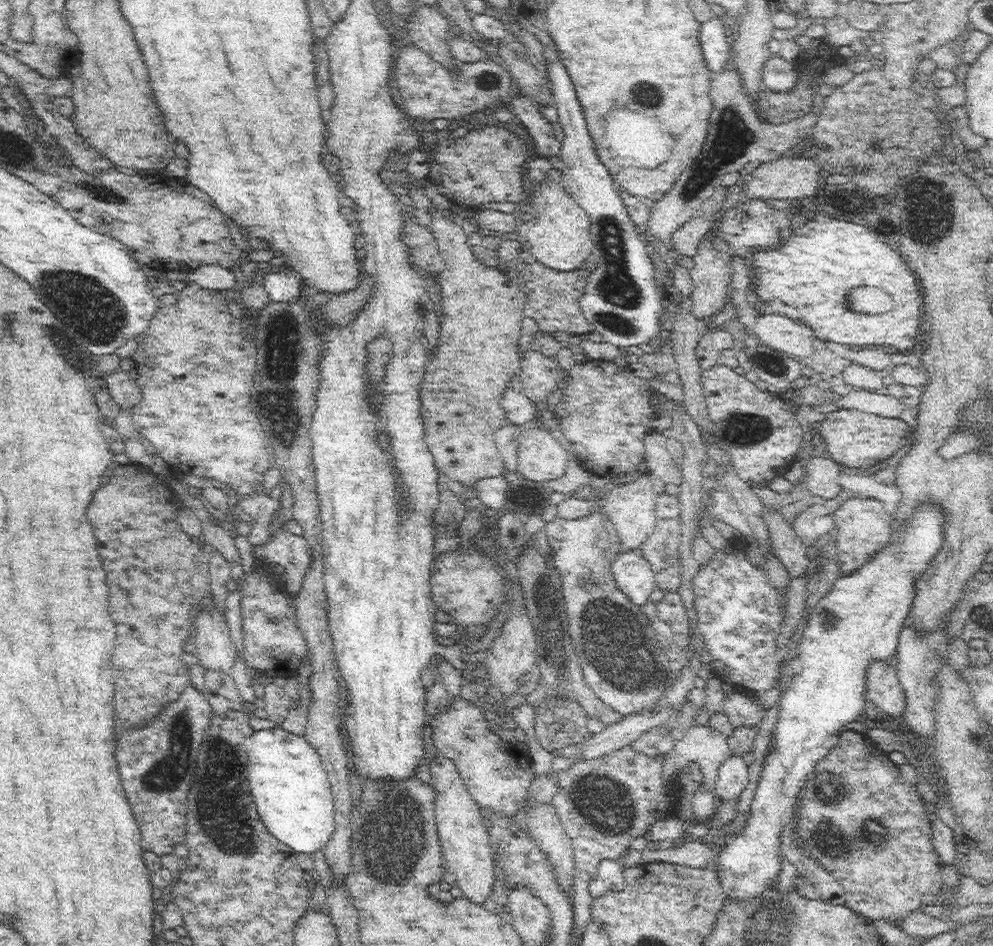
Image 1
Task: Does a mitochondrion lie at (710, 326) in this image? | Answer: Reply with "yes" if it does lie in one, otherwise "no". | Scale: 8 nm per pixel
no

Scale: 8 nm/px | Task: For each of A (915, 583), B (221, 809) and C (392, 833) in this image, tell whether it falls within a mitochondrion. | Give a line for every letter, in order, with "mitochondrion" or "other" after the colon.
A: other
B: mitochondrion
C: mitochondrion

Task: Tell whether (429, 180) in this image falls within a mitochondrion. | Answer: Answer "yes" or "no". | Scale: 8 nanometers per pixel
no

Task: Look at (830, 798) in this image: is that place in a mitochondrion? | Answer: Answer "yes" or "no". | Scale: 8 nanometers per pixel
yes

